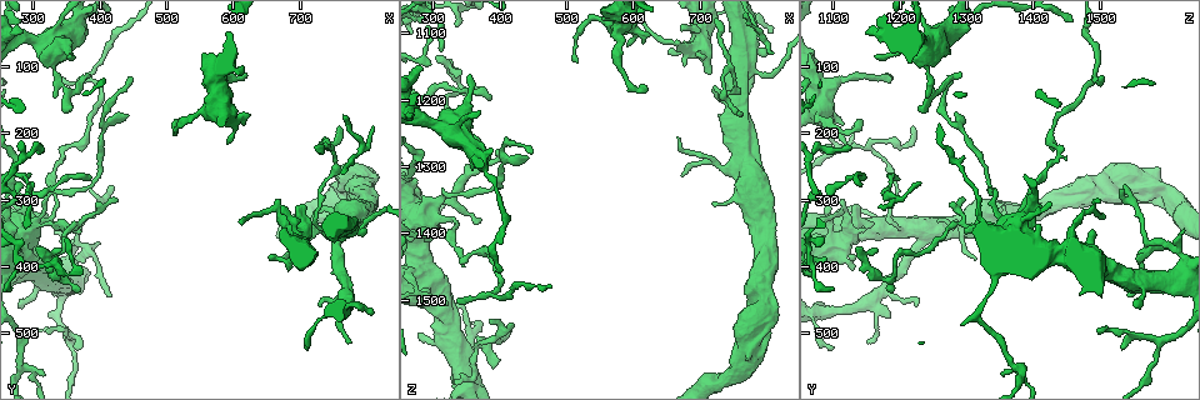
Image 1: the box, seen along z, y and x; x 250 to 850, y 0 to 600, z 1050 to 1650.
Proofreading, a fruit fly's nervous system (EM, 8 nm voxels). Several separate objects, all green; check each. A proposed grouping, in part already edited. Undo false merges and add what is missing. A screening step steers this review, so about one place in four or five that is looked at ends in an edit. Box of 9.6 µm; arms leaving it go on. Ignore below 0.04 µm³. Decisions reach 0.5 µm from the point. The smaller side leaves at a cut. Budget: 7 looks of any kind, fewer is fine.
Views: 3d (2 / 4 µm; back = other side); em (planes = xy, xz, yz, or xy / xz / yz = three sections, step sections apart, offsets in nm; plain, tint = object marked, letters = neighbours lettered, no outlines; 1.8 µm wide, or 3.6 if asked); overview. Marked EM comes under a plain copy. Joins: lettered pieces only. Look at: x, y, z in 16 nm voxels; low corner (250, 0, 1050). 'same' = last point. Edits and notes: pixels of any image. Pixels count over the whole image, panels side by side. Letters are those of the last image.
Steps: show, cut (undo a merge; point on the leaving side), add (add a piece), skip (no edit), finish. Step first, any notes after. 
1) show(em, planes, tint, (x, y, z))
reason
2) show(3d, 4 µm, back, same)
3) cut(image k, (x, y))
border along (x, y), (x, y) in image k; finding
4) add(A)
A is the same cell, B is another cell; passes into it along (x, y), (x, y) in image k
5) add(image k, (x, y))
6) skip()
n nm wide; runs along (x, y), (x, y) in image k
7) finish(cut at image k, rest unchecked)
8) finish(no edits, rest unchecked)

show(3d, 4 µm, (755, 365, 1230))
sharp bend

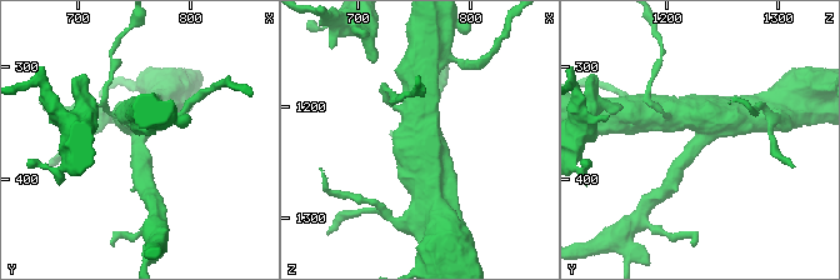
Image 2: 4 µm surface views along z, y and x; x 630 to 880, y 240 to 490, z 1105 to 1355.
show(em, xy, step 4, letters, (756, 366, 1228))
4 arms; need the tissue

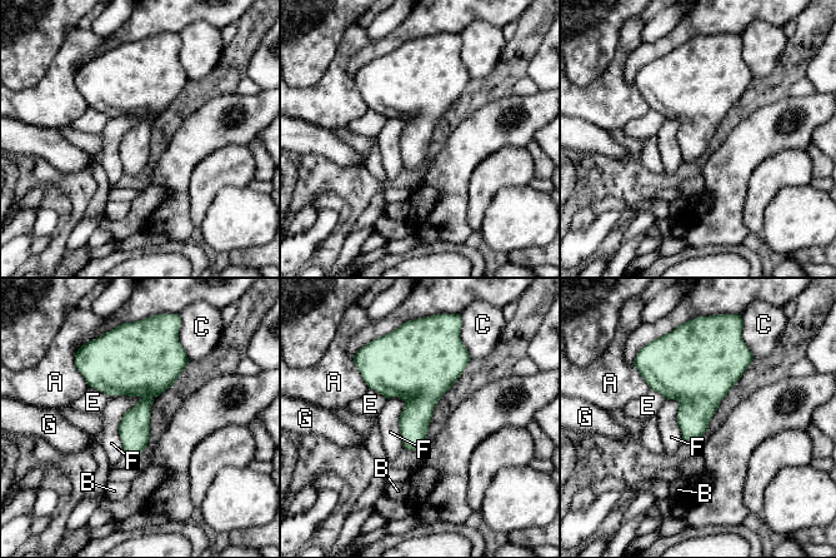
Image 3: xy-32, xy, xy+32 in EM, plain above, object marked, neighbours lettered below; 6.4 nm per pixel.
skip()
A, B, C, E, F and G are other cells; border along (141, 395), (119, 426), (123, 453) in image 3; continuous, no second cell

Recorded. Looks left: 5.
show(em, xz, step 16, tint, (675, 310, 1095))
branch stops here

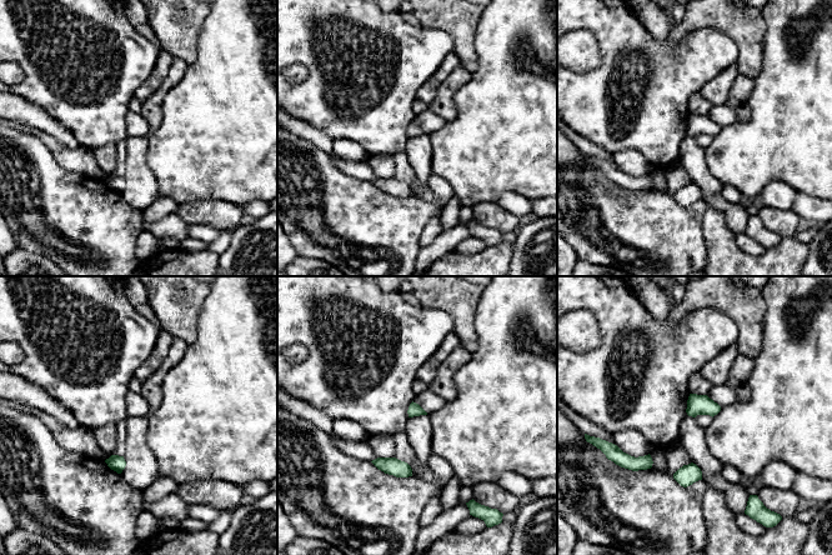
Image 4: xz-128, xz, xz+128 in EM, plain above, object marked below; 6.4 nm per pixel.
show(em, planes, tint, same)
another direction

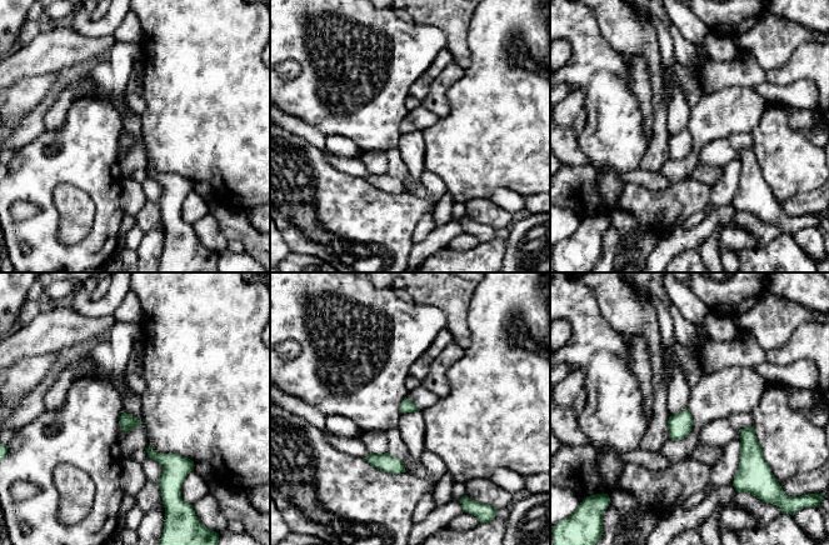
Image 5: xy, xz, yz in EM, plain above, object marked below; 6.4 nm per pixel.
show(em, planes, letters, same)
see the neighbours

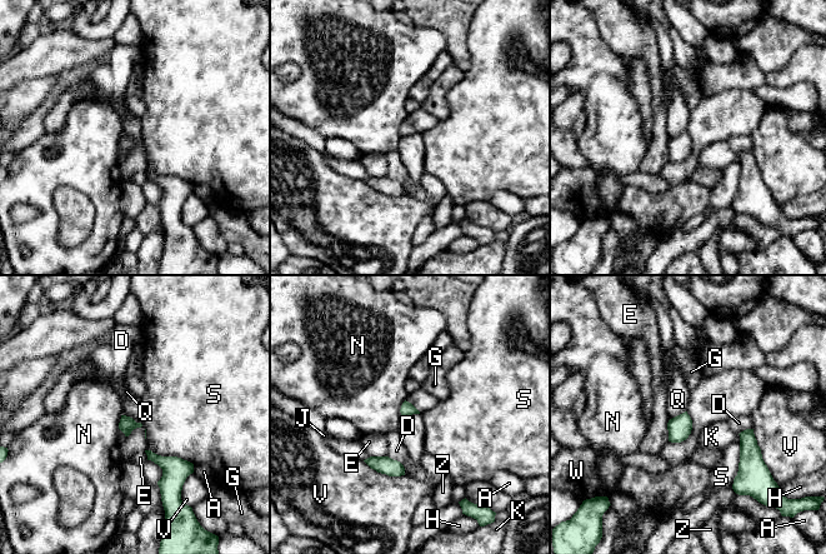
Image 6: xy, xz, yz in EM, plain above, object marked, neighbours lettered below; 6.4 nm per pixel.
skip()
A, D, E, G, H, J, K, N, Q, S, V, W and Z are other cells; border along (686, 410), (669, 420) in image 6; none of them fits

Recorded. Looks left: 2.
show(em, 3.6 µm, planes, letters, (350, 85, 1165))
thin end

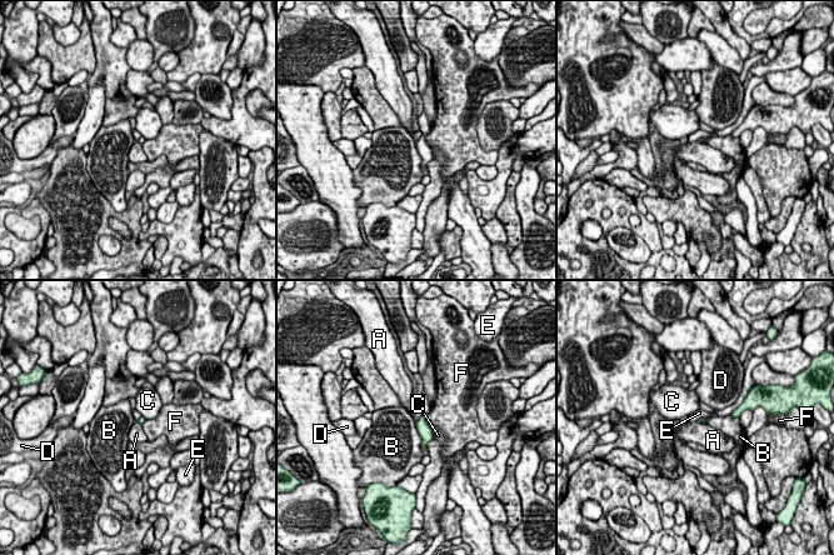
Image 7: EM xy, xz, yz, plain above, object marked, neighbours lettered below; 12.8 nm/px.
skip()
B touches over 380 nm; A, B, C, D, E and F are other cells; border along (423, 415), (416, 421) in image 7; no lettered piece goes on from it

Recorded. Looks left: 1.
finish(no edits, rest unchecked)

